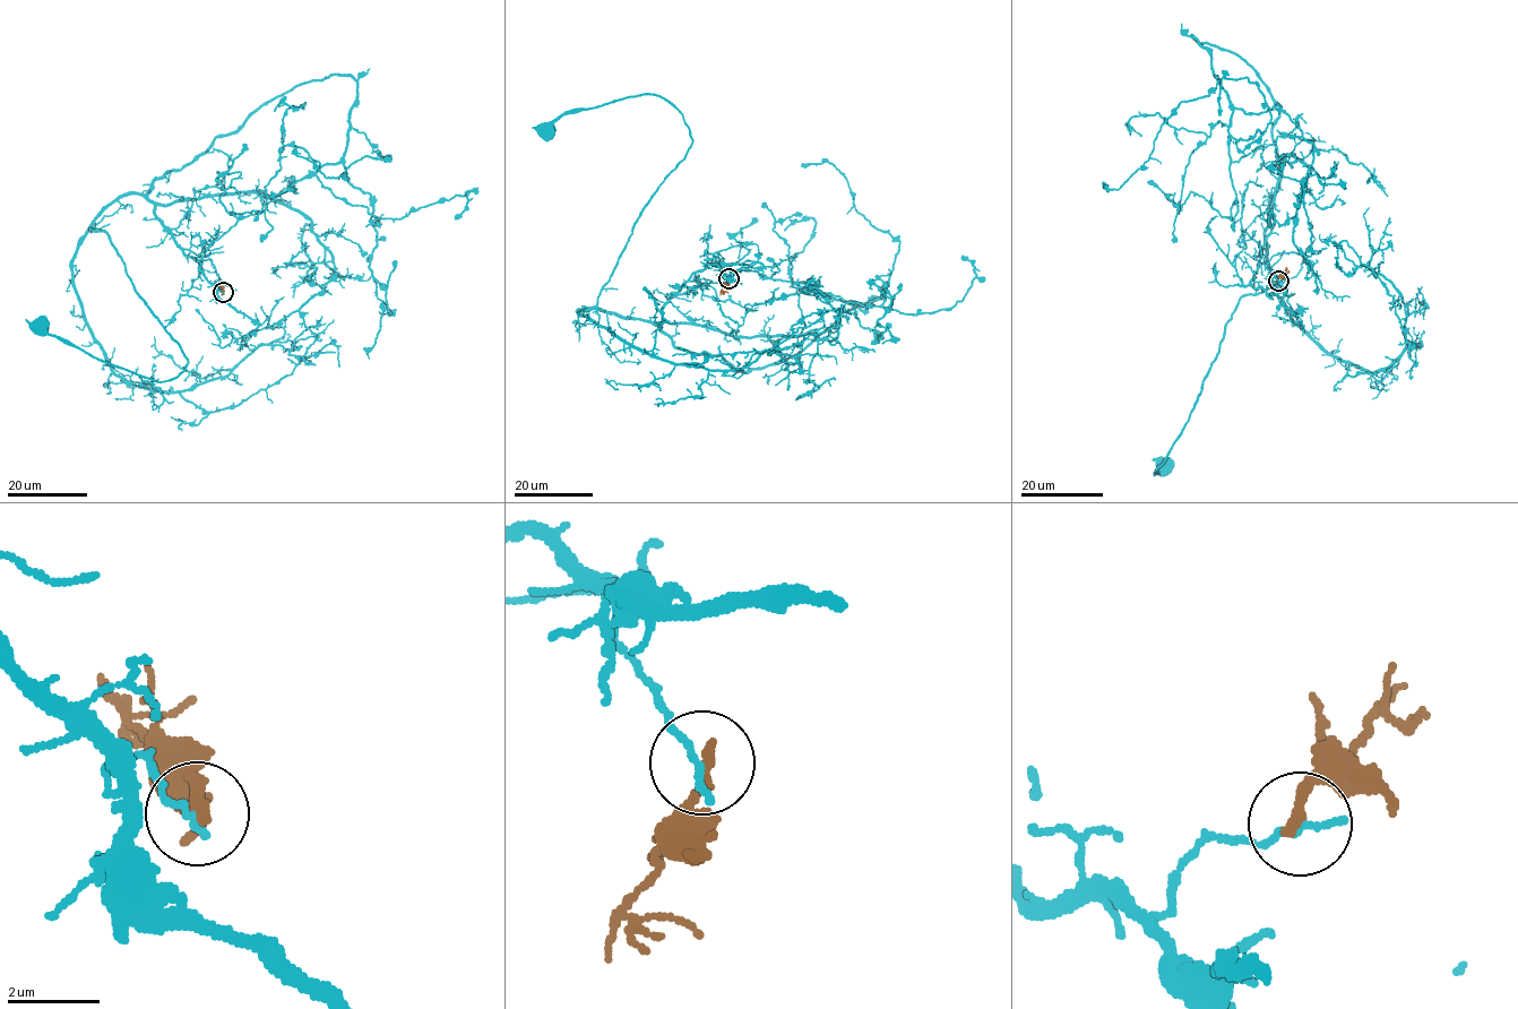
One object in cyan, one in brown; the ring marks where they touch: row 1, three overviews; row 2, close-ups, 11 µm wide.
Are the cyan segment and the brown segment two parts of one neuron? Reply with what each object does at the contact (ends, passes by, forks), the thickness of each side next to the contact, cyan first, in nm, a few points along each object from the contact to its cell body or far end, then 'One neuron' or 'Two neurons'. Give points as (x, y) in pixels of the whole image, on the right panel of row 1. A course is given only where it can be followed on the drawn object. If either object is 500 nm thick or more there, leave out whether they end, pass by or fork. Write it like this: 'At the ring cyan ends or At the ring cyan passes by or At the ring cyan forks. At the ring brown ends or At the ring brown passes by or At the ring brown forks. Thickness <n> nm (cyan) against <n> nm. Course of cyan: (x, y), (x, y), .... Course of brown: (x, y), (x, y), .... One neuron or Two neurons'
At the ring cyan ends. At the ring brown ends. Thickness 180 nm (cyan) against 280 nm. Course of cyan: (1278, 282), (1264, 289), (1251, 283), (1267, 227), (1271, 285), (1241, 298), (1201, 394), (1154, 476), (1164, 465). Course of brown: (1278, 282), (1286, 267). Two neurons

